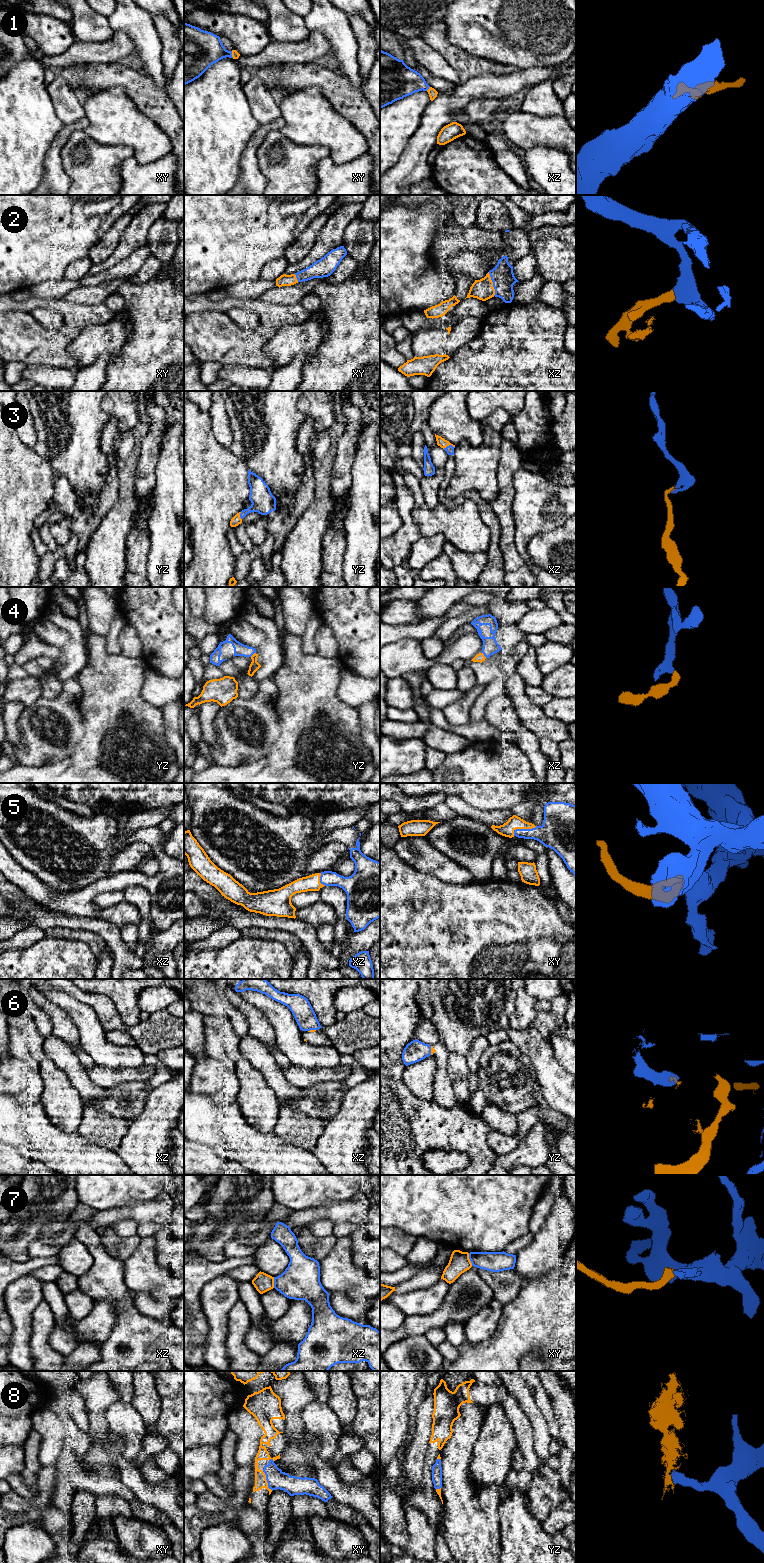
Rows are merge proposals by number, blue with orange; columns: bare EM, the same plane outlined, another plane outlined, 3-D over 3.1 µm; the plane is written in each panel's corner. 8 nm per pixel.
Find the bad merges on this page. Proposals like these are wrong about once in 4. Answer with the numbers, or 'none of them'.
6, 7

